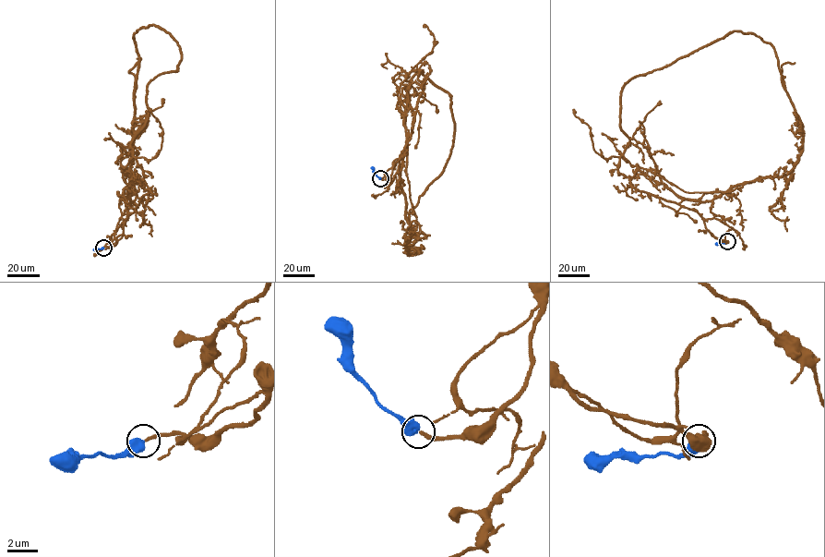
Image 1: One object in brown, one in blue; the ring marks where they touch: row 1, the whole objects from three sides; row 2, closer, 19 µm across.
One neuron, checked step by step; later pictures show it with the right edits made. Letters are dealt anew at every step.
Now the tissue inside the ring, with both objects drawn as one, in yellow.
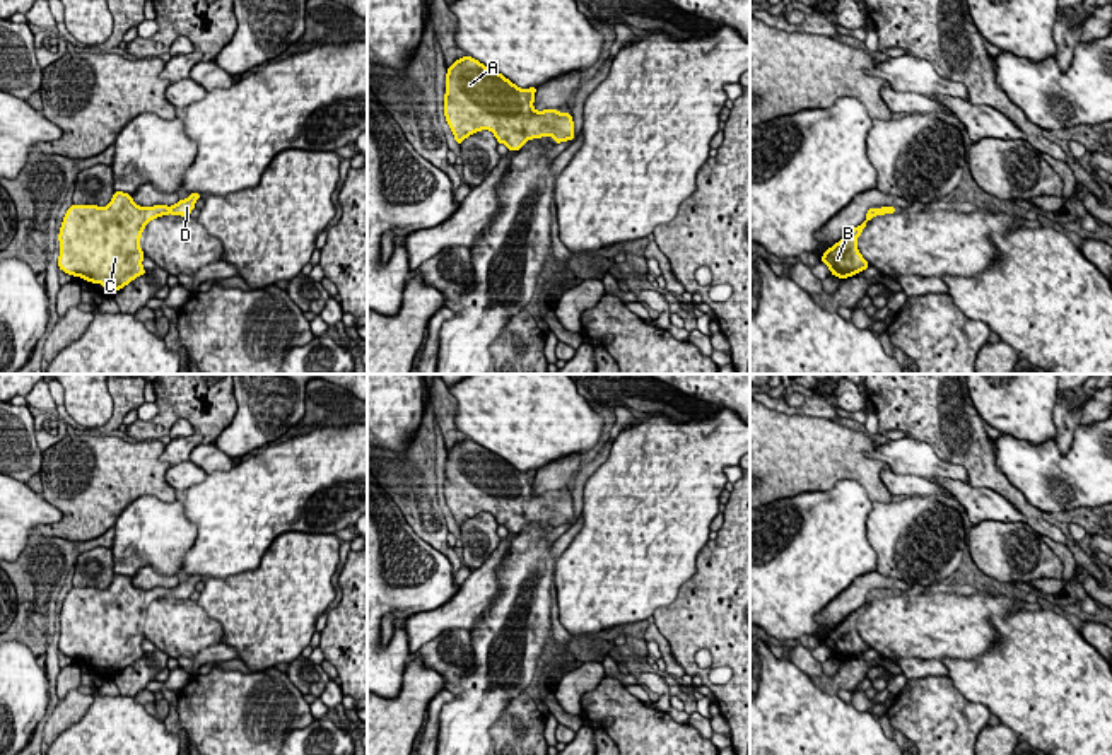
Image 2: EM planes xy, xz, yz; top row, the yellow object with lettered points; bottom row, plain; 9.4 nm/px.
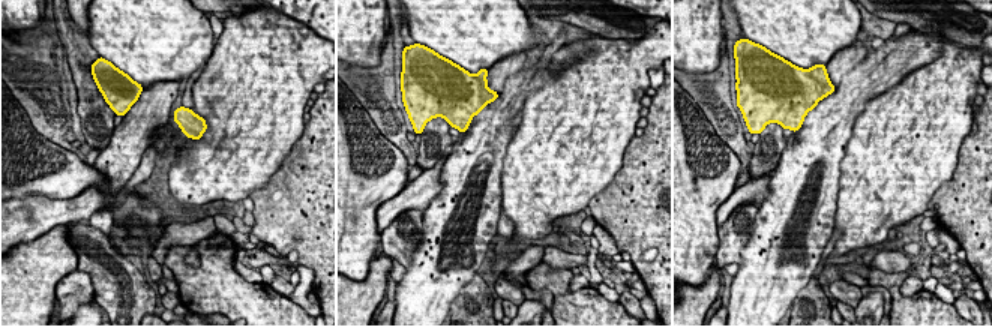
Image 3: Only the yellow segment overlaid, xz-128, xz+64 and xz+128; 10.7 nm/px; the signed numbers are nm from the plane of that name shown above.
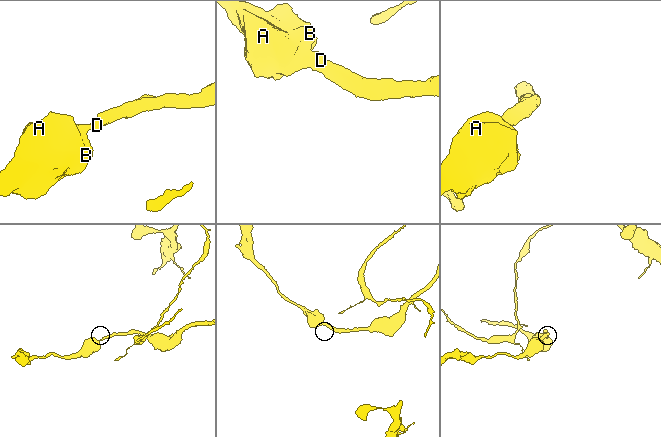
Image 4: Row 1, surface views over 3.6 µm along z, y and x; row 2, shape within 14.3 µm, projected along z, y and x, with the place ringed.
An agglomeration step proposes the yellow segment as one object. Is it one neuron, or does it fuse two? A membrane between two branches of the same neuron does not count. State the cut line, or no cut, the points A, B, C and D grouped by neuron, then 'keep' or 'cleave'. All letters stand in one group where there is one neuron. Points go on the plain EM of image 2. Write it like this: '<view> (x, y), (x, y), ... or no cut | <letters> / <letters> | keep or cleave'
no cut | A B C D | keep

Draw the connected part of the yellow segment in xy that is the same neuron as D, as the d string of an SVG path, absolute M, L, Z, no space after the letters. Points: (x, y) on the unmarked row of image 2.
M114 574L108 589L72 588L58 617L58 649L72 659L102 666L118 675L143 658L140 618L143 610L161 598L190 598L202 577L190 576L173 589L138 589L132 577Z

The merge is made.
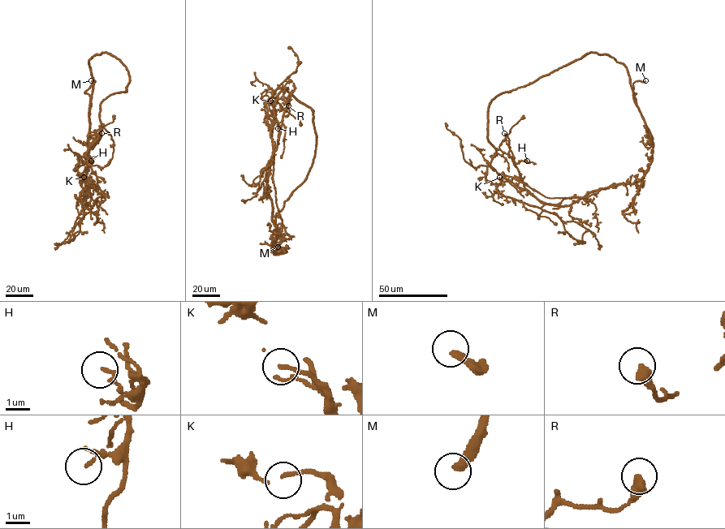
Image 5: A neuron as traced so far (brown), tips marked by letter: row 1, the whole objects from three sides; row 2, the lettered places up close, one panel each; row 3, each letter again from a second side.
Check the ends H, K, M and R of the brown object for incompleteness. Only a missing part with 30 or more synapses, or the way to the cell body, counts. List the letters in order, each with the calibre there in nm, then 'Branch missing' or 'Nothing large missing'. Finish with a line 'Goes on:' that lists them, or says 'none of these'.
H: Thickness 120 nm. Nothing large missing
K: Thickness 150 nm. Nothing large missing
M: Thickness 300 nm. Branch missing
R: Thickness 400 nm. Nothing large missing
Goes on: M

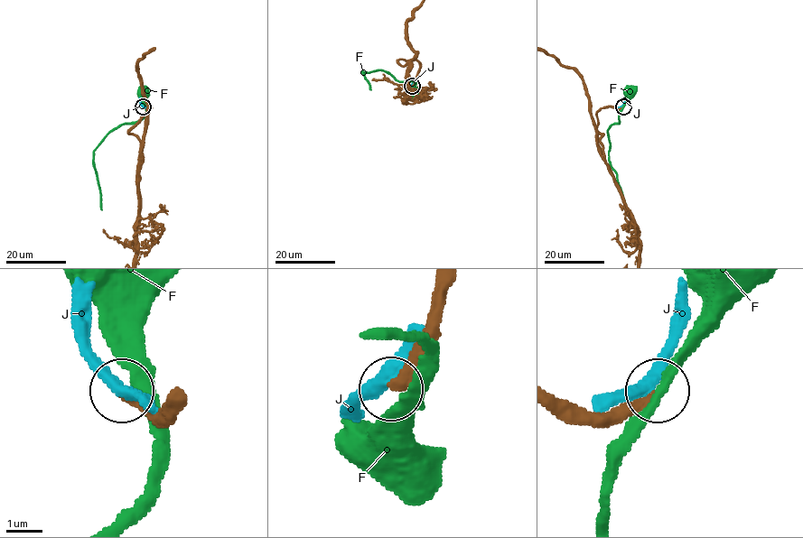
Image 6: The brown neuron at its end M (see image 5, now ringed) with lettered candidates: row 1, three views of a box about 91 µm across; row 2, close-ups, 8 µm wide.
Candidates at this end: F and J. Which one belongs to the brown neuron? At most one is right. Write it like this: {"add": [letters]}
{"add": []}

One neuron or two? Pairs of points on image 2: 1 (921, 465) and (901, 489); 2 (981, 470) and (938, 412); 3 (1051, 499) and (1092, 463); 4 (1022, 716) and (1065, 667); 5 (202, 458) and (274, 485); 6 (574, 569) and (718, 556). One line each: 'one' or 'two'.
1: two
2: one
3: one
4: one
5: two
6: two

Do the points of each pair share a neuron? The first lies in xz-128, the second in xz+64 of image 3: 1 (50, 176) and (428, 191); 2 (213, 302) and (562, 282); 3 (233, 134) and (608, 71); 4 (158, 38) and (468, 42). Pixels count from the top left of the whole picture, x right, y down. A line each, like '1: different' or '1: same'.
1: different
2: same
3: same
4: same

